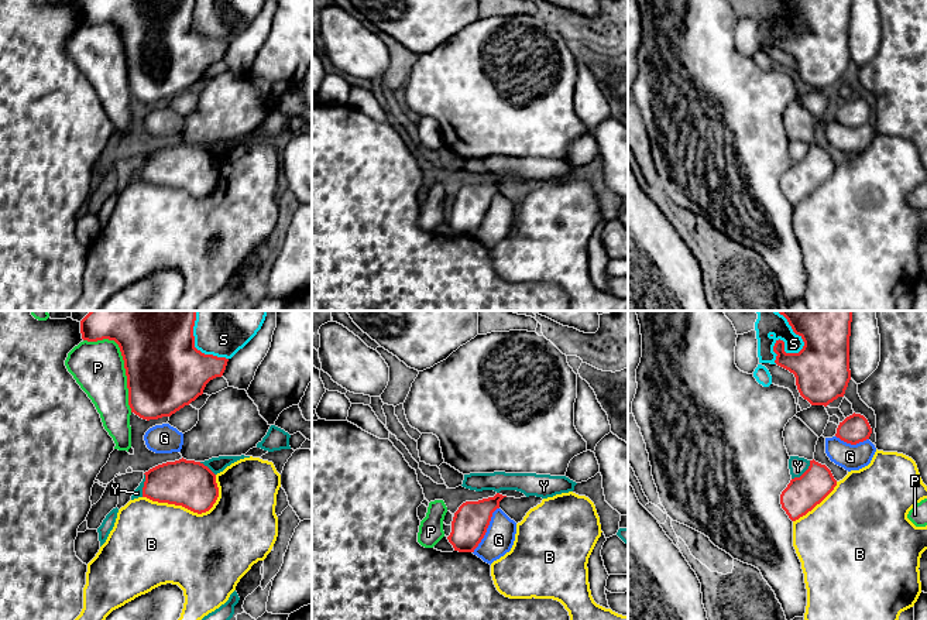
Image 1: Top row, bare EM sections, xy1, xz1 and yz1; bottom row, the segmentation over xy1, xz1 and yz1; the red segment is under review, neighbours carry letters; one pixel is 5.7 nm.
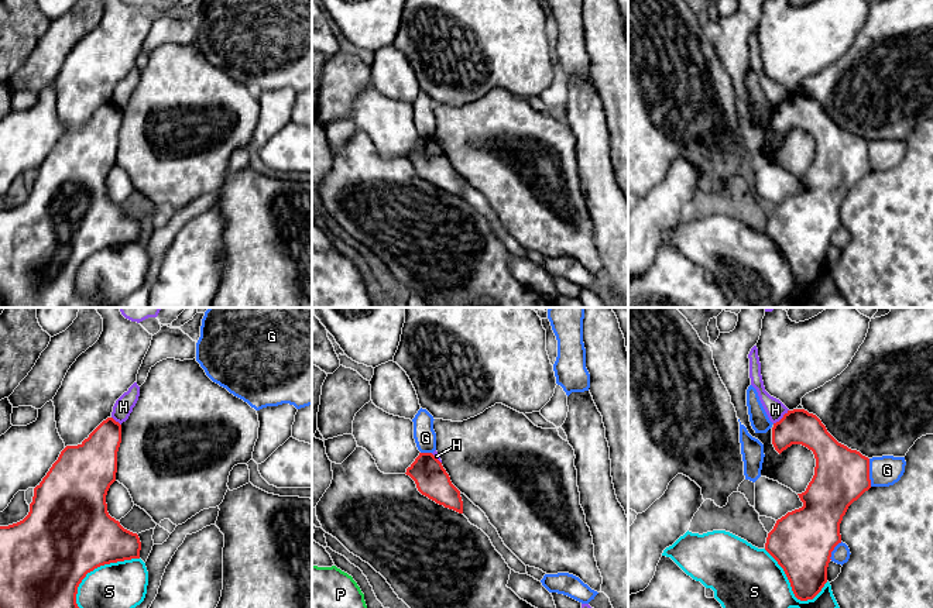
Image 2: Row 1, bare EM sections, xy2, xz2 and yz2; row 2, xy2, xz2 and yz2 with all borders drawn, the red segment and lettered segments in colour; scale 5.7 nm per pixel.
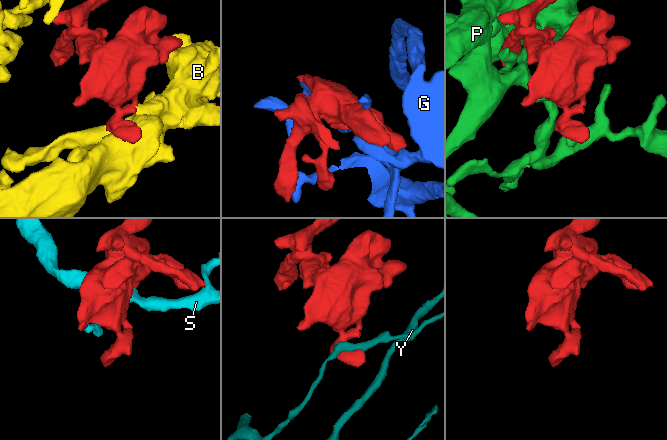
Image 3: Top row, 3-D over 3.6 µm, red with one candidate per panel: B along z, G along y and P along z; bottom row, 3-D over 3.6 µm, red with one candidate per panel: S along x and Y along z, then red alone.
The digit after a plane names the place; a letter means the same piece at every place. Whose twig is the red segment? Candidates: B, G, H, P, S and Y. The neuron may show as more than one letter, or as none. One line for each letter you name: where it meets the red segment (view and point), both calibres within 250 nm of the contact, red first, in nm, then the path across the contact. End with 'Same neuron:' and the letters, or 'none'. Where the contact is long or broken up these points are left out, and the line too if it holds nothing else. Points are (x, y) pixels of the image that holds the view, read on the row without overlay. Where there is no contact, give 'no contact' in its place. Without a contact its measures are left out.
B: contact xy1 (186, 191); calibres 260 and 460 nm
Same neuron: B

